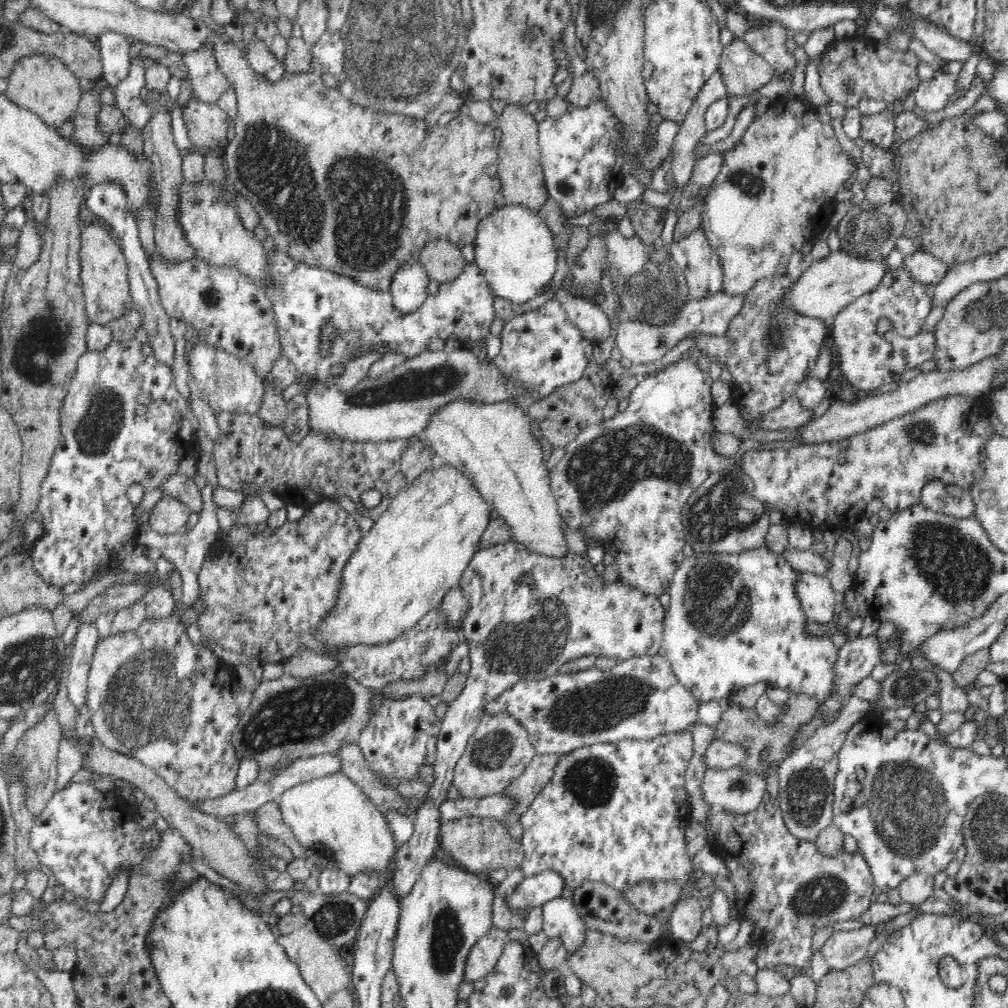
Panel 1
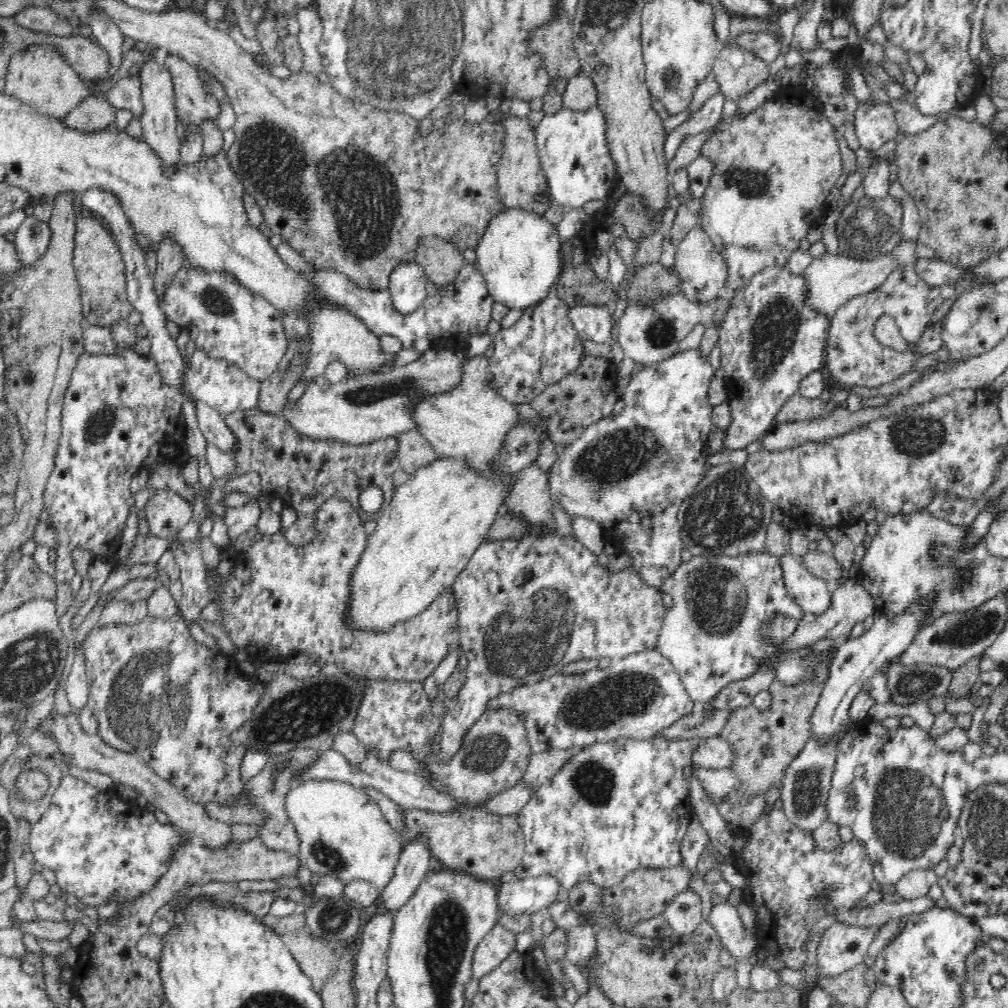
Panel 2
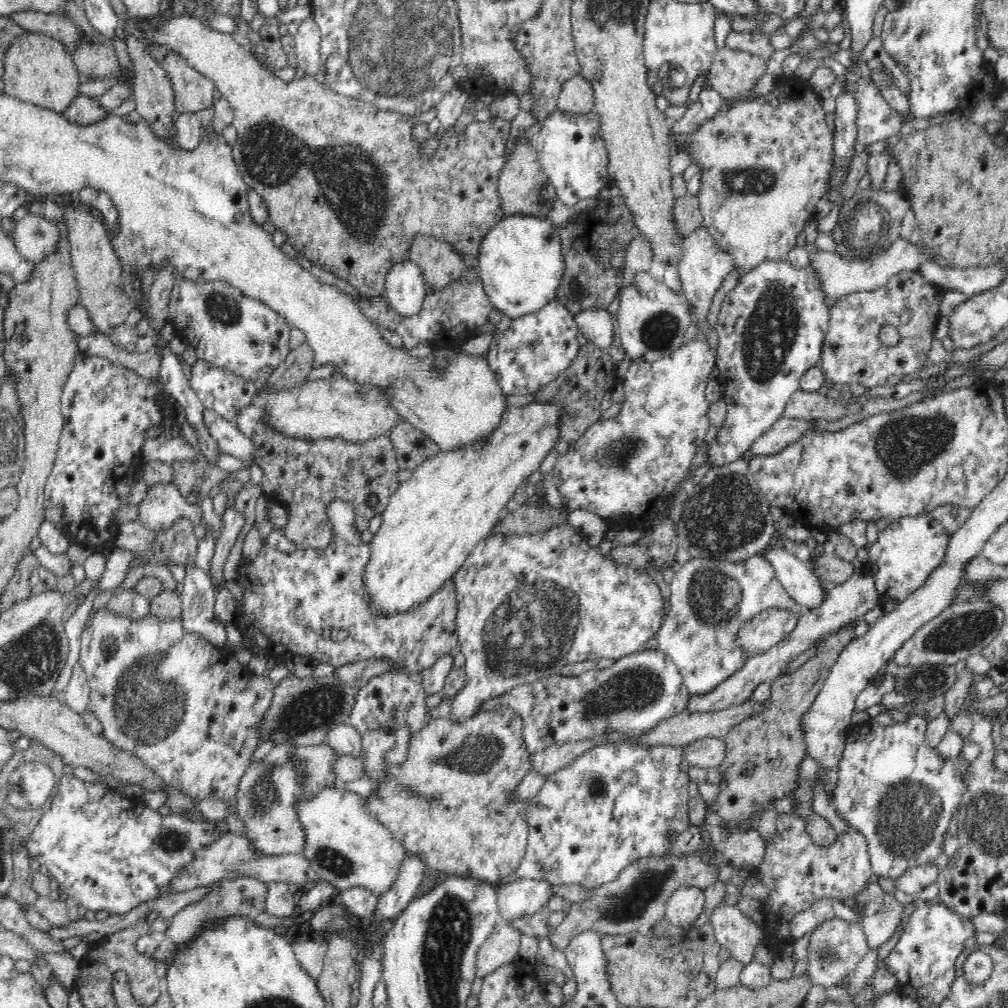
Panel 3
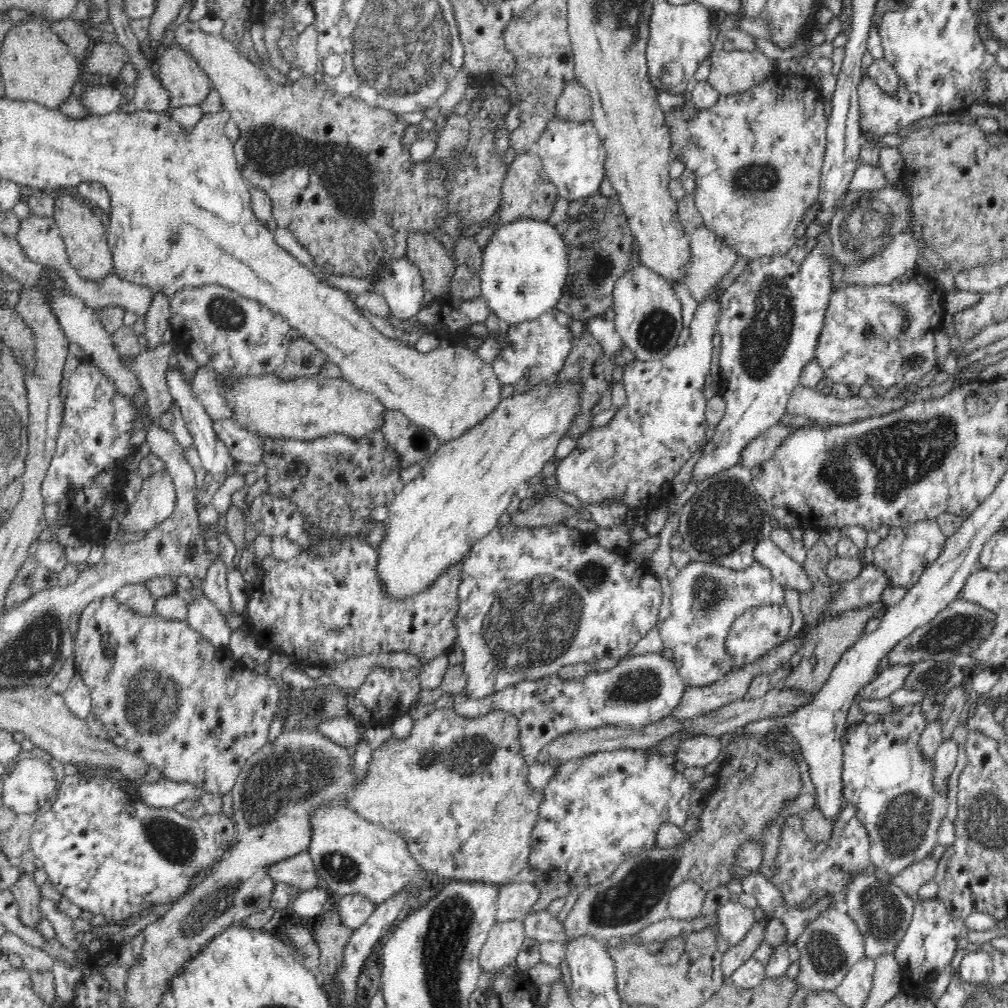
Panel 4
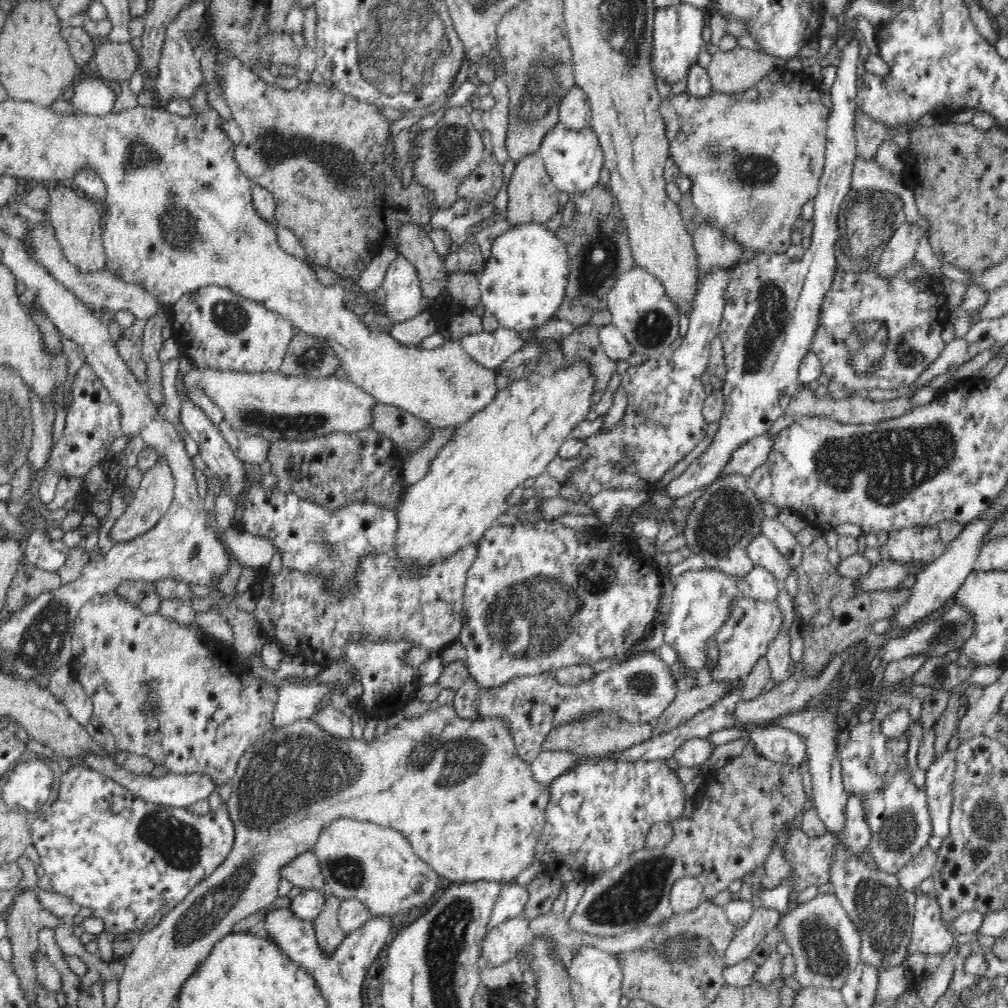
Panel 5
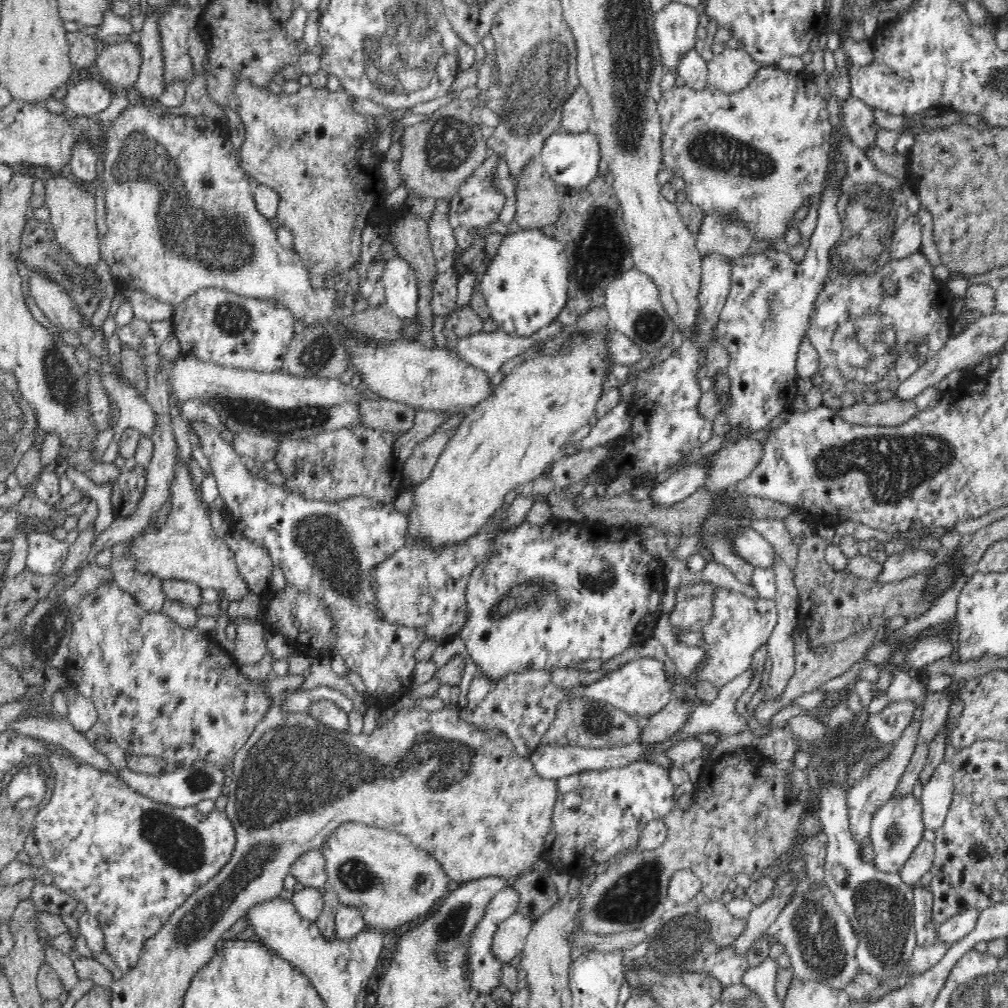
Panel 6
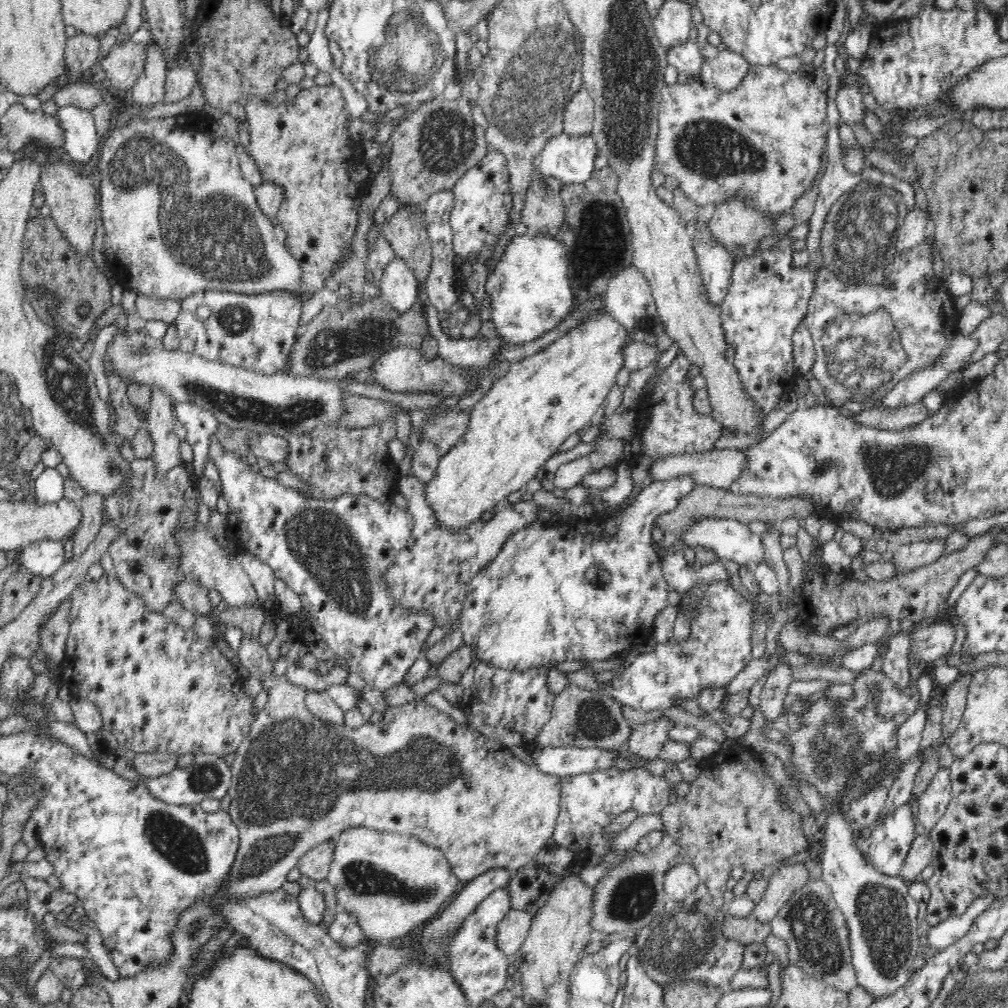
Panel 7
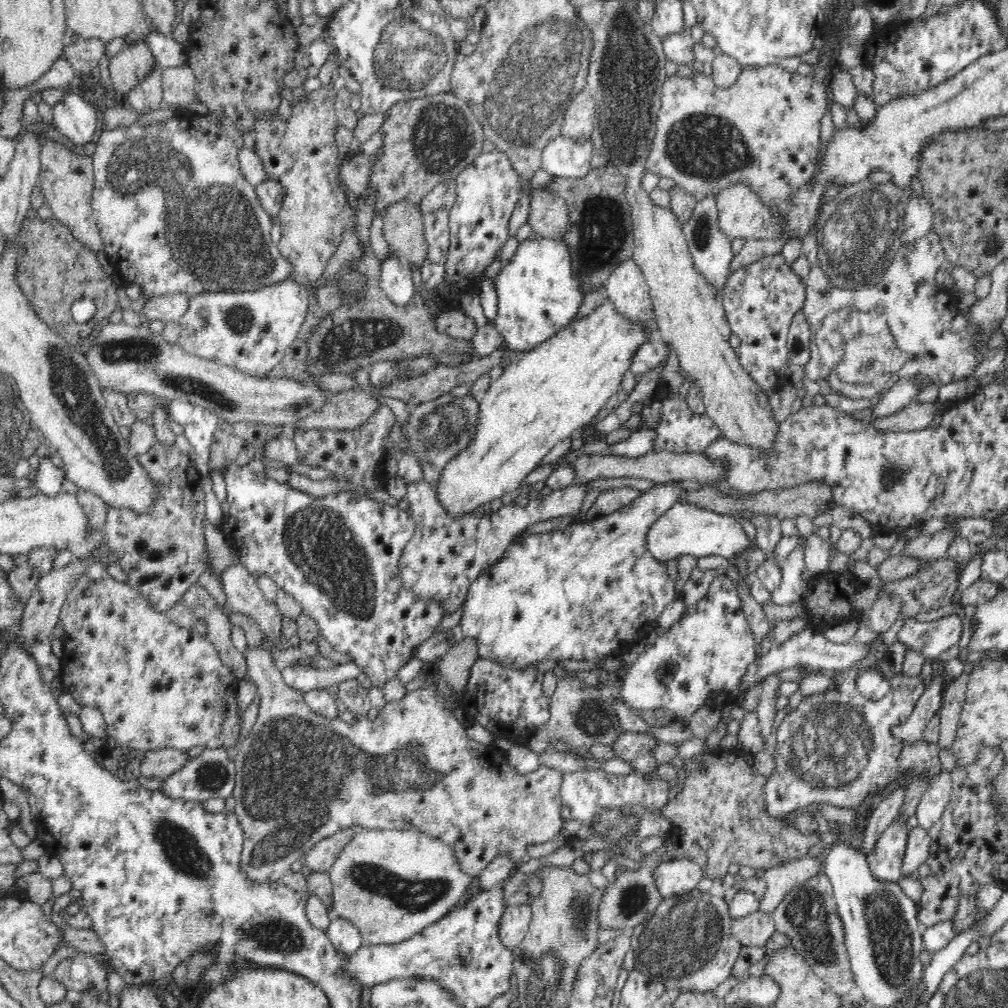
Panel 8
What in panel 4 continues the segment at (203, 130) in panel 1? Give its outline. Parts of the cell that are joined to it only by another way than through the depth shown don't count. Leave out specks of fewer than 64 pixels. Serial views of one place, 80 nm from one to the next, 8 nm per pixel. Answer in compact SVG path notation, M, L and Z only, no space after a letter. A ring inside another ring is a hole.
M168 39L159 51L158 77L170 93L171 109L200 106L210 92L211 81L194 56L177 42Z

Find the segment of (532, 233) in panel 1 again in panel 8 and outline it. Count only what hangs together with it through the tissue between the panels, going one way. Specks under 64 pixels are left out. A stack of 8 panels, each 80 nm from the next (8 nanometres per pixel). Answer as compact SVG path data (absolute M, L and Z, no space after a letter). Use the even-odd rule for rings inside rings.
M550 237L525 239L520 243L494 279L494 288L498 293L498 312L492 324L502 335L507 349L517 354L532 351L566 328L584 301L580 282L576 282L572 271L568 245Z

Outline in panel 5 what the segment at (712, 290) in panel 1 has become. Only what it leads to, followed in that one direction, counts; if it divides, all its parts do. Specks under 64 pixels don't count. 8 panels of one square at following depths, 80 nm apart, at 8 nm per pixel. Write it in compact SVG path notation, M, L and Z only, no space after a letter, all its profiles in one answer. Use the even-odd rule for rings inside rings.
M704 220L693 230L692 238L698 255L700 284L709 272L734 268L744 251L741 244L726 236L716 225Z

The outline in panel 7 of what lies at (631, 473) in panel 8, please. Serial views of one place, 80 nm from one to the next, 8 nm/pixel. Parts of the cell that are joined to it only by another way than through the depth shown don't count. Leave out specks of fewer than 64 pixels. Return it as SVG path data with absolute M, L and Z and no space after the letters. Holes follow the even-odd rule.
M715 449L700 451L692 454L680 454L676 456L664 456L651 464L650 476L654 481L665 481L676 477L690 477L696 485L708 485L720 489L729 490L734 480L742 474L742 468L746 466L748 457L744 449Z

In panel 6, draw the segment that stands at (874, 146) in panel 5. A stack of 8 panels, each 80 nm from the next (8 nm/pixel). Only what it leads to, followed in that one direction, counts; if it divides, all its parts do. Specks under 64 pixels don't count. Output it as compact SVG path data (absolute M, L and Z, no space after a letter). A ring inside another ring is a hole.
M851 95L840 106L844 131L853 143L865 153L876 142L878 124L874 121L872 109L862 99Z

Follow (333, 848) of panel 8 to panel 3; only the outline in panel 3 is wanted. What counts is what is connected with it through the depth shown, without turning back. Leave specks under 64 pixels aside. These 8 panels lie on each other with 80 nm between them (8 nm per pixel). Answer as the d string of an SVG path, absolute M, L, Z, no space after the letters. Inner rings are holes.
M228 833L220 840L195 850L192 860L170 882L168 891L179 893L198 887L209 887L224 881L224 878L238 878L238 876L251 876L266 884L286 882L294 888L306 889L310 886L306 877L308 868L311 866L303 851L285 855L266 855L254 849L254 843L244 835Z

